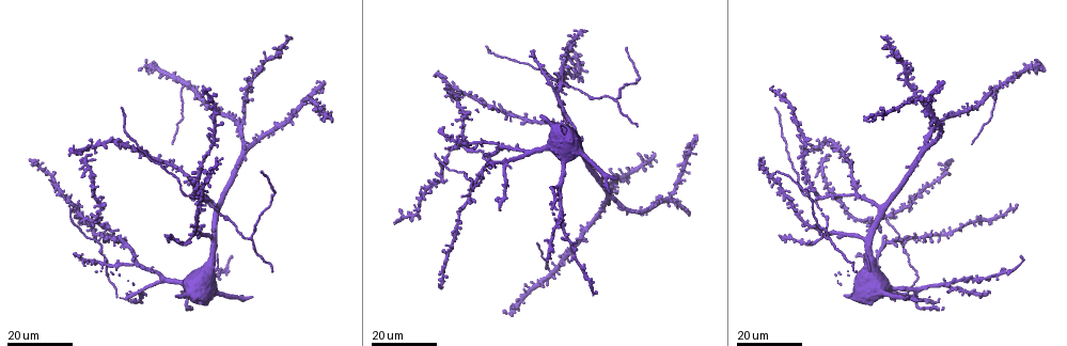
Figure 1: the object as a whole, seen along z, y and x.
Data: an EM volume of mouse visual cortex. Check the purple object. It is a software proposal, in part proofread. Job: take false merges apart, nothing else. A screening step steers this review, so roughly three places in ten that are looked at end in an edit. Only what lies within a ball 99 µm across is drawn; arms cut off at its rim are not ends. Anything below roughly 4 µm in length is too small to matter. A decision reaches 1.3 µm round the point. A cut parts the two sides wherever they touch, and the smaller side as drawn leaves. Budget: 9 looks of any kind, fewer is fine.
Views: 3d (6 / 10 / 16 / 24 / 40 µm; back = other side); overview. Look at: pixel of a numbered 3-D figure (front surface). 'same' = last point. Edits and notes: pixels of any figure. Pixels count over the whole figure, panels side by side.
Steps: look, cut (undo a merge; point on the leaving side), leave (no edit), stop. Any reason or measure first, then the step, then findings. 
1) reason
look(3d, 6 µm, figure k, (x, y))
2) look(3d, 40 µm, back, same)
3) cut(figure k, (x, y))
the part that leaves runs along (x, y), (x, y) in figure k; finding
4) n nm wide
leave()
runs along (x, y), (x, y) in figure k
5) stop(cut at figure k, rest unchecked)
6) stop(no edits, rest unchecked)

look(3d, 16 µm, figure 1, (872, 221))

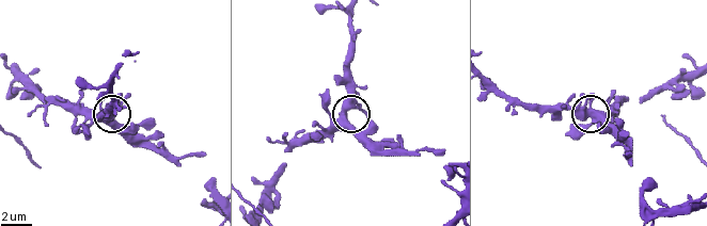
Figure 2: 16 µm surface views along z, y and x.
look(3d, 10 µm, figure 2, (590, 111))

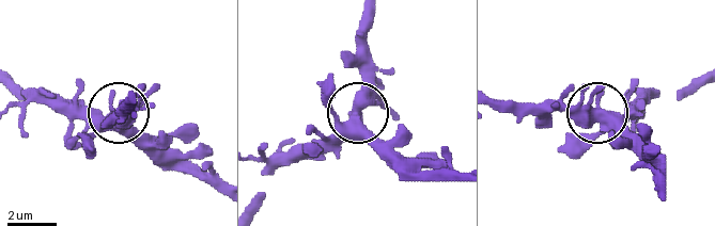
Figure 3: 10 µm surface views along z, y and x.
3 arms
leave()
continuous, no second neuron

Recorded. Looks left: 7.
arms run side by side
look(3d, 24 µm, figure 1, (820, 168))

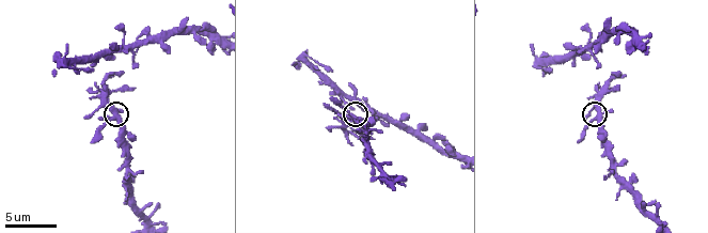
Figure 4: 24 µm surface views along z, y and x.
look(3d, 6 µm, figure 4, (595, 118))

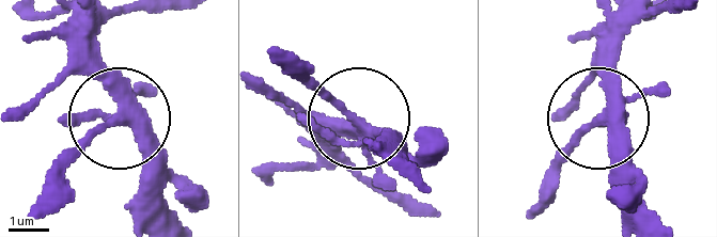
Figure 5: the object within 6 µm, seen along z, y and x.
leave()
runs along (173, 214), (149, 153), (122, 125), (53, 179) in figure 5; continuous, no second neuron

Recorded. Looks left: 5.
two arms in line, one across
look(3d, 24 µm, figure 1, (193, 198))

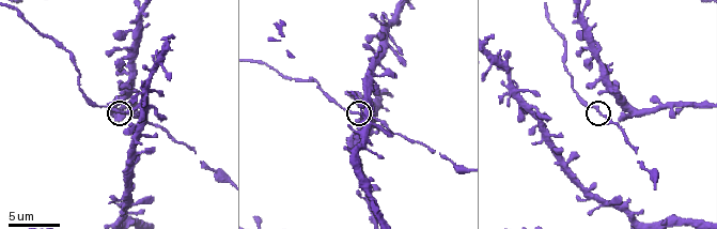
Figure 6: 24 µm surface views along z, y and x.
look(3d, 10 µm, figure 6, (354, 113))

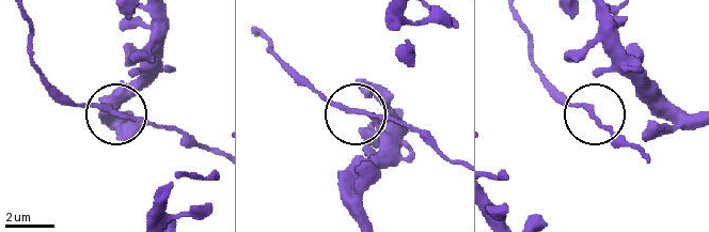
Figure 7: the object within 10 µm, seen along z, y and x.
150 nm wide
leave()
runs along (695, 119), (610, 70), (598, 72), (592, 112), (563, 106) in figure 7; all the same neuron

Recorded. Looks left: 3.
look(3d, 24 µm, figure 1, (907, 251))

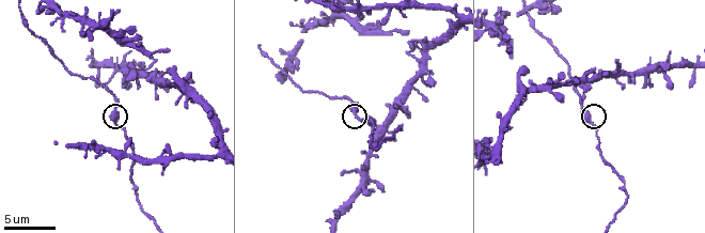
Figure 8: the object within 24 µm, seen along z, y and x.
look(3d, 10 µm, figure 8, (593, 123))

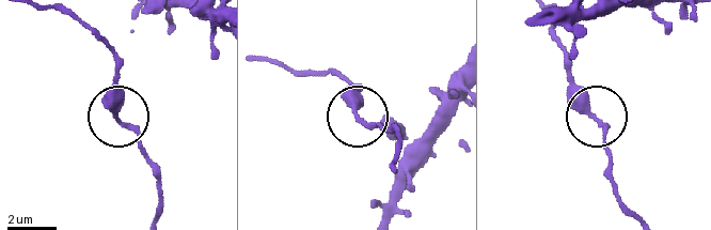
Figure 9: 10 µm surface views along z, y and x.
leave()
one neuron here

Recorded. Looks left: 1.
stop(no edits, rest unchecked)

